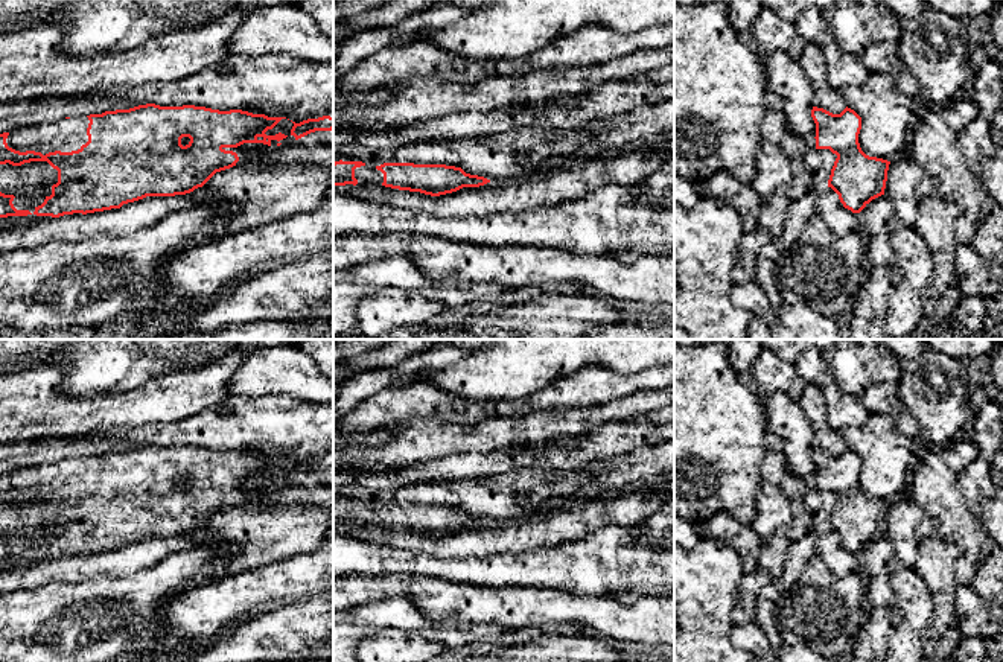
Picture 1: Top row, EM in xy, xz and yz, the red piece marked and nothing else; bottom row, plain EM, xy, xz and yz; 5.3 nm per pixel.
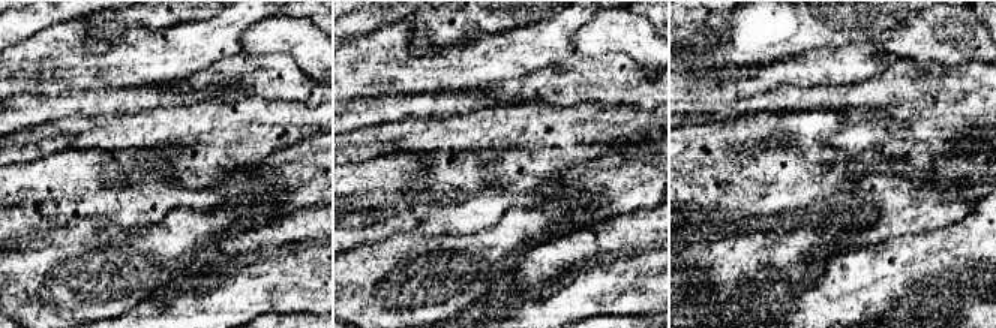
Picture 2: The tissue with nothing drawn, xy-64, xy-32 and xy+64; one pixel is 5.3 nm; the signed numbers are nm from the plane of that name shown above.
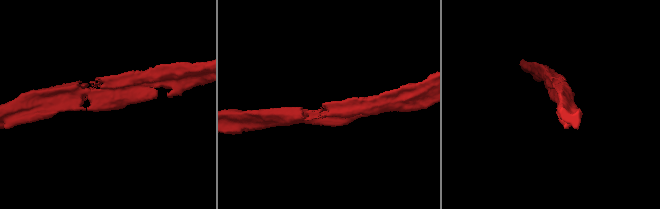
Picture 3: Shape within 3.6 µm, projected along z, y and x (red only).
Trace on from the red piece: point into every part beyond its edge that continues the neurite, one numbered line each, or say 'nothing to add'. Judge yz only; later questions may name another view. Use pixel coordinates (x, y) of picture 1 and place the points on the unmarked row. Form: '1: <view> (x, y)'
nothing to add

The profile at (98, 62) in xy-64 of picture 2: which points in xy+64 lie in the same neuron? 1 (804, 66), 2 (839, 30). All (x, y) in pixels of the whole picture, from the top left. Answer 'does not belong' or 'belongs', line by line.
1: belongs
2: does not belong

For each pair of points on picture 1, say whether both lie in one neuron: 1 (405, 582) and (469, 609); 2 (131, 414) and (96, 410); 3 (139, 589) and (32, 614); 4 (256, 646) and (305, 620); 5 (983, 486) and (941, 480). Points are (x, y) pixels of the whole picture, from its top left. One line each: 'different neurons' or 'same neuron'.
1: same neuron
2: same neuron
3: same neuron
4: same neuron
5: different neurons

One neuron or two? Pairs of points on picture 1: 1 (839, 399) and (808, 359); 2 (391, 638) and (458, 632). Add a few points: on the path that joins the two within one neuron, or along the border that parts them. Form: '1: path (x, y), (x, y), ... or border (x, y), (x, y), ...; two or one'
1: path (830, 390), (813, 369); one
2: border (387, 626), (416, 627), (425, 636), (446, 646); two

